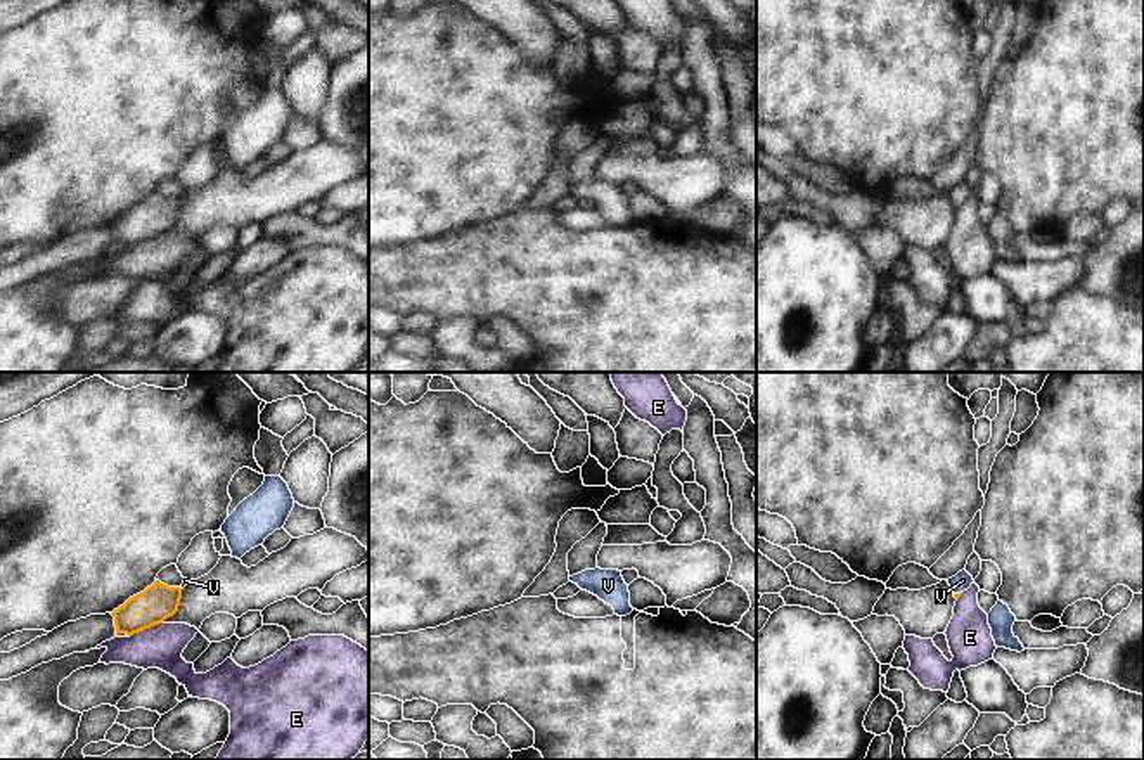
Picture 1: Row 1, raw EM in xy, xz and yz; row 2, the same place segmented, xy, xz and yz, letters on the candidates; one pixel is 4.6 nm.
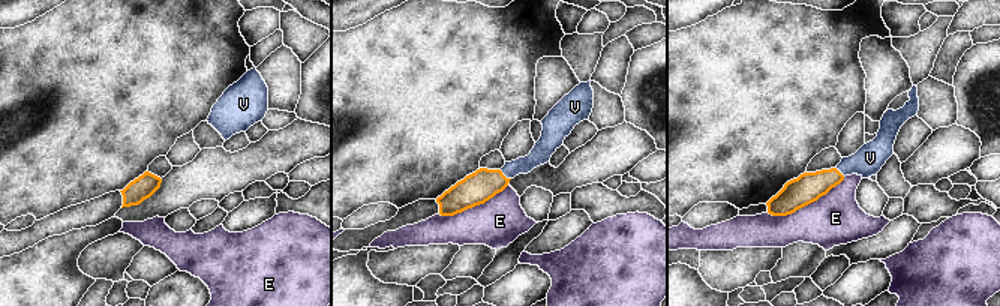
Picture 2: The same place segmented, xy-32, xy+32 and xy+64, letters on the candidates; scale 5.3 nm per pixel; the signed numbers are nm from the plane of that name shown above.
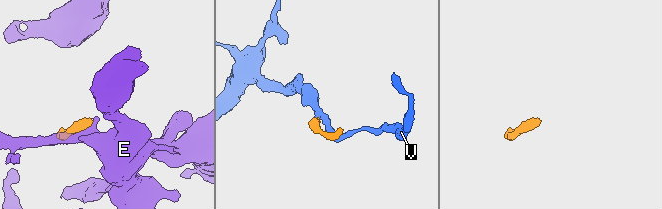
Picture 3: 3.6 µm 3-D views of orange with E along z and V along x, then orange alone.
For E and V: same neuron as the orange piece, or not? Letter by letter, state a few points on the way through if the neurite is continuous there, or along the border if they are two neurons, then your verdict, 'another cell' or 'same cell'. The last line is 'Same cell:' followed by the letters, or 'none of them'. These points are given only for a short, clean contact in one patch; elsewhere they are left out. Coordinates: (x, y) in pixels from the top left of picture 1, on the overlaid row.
E: another cell
V: across yz (956, 596), (957, 594), (957, 586), (963, 580) | same cell
Same cell: V

